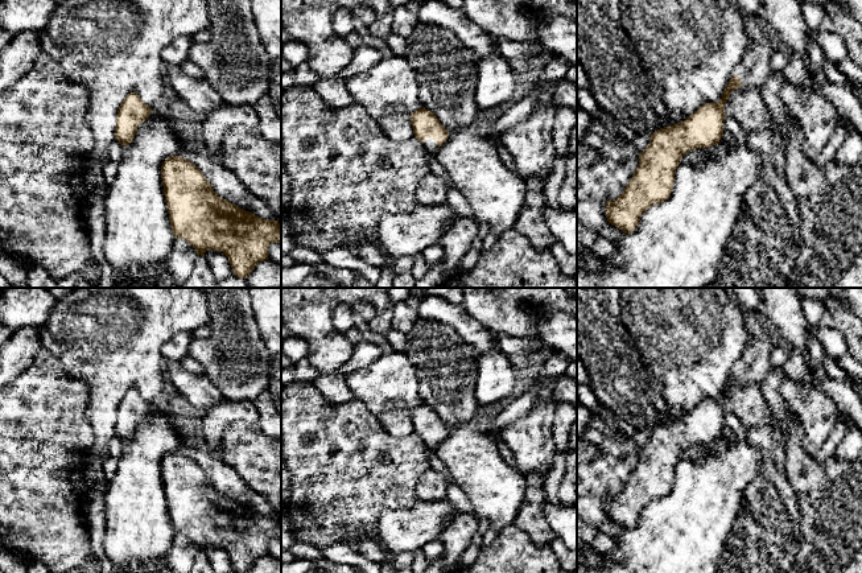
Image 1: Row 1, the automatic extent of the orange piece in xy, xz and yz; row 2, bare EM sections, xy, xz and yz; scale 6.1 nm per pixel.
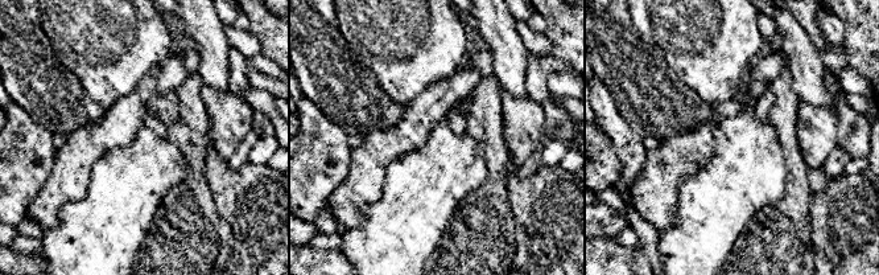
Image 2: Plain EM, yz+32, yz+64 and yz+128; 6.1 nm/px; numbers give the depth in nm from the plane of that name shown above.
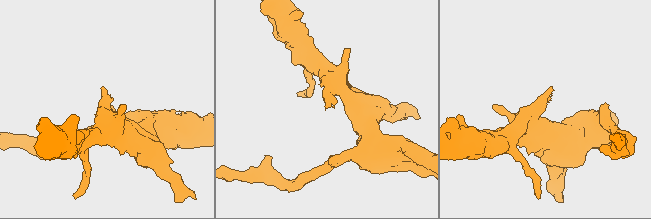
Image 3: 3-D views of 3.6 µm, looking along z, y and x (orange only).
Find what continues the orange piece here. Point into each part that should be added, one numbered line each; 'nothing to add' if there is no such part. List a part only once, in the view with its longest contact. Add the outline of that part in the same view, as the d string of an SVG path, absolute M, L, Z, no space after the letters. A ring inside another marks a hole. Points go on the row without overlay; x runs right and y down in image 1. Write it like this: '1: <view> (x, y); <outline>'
1: xz (429, 440); M428 433L422 440L432 452L436 450L436 444L438 442L438 440L432 433Z

